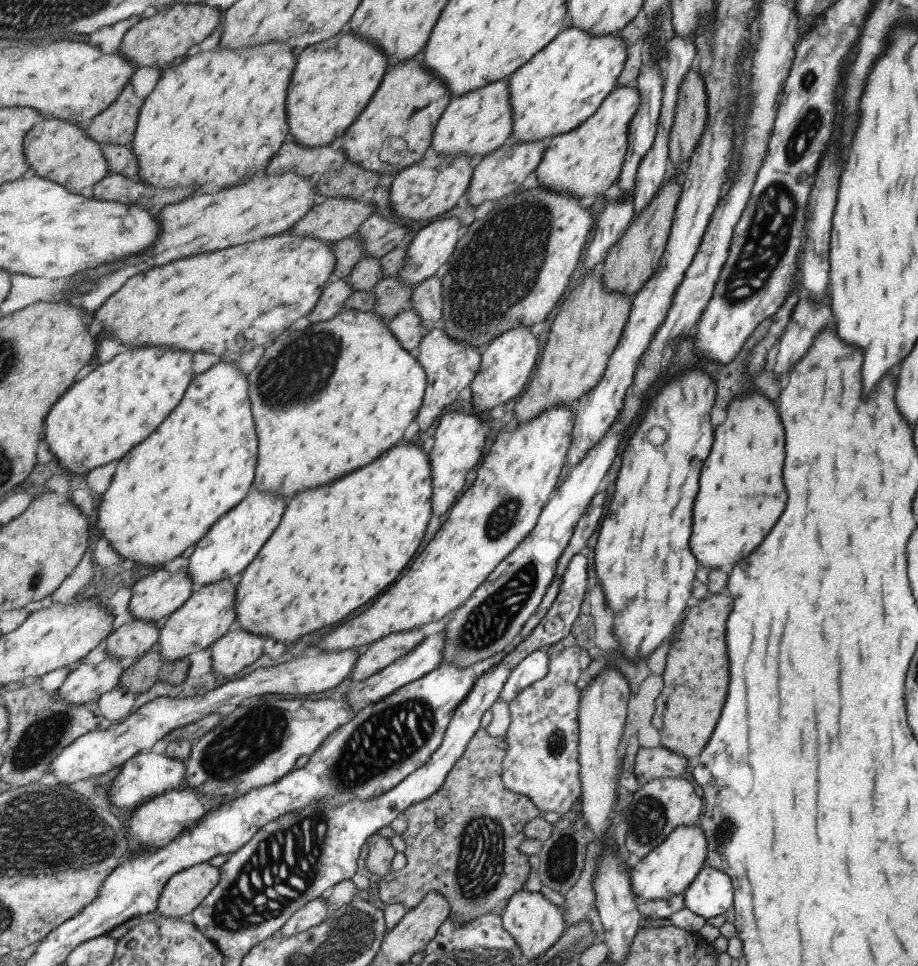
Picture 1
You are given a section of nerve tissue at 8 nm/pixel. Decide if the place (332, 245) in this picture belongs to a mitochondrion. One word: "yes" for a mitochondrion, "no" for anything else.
no

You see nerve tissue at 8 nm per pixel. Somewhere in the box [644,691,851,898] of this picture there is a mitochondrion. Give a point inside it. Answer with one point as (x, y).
(724, 830)

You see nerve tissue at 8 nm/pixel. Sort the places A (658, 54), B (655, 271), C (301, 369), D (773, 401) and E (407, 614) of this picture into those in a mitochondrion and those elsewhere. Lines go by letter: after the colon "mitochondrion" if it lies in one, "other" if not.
A: other
B: other
C: mitochondrion
D: other
E: other

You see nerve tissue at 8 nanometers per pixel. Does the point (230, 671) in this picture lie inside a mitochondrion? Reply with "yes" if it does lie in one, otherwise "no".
no

